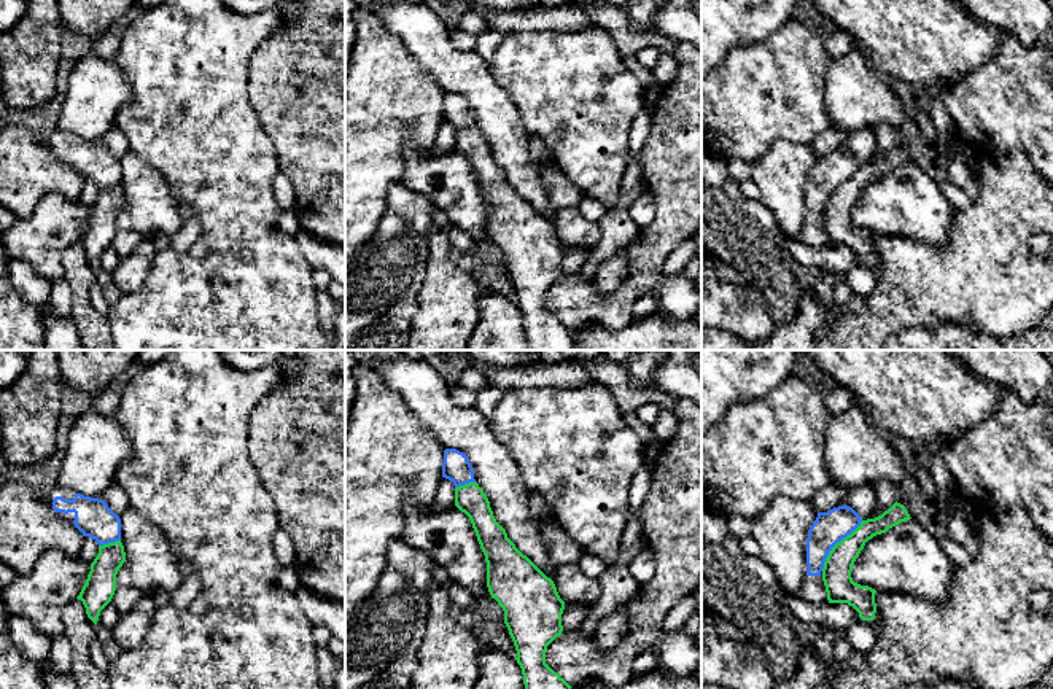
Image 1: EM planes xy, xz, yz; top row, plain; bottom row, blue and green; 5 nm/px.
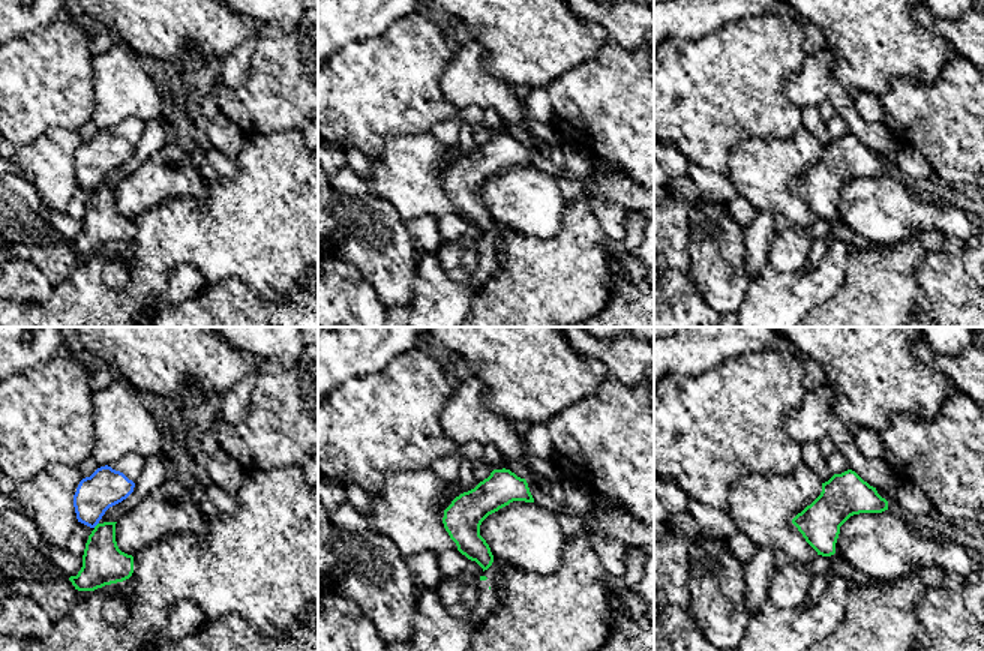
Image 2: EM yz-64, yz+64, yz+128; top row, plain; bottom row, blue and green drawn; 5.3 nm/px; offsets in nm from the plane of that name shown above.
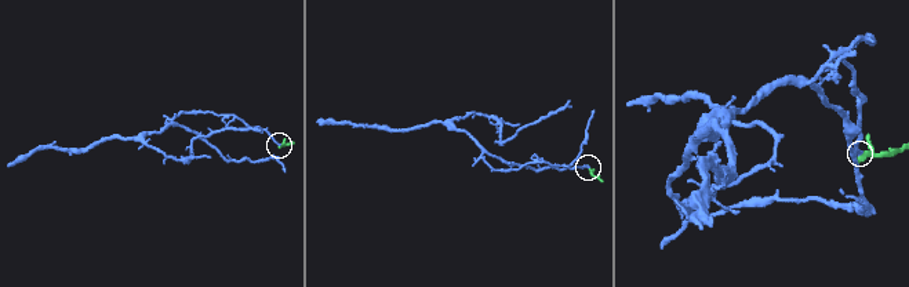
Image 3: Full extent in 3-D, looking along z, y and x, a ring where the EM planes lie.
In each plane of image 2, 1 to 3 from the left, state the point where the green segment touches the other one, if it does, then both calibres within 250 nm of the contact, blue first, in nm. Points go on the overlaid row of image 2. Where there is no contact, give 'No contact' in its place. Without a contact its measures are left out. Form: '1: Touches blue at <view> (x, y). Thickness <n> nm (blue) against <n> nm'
1: Touches blue at yz-64 (95, 525). Thickness 200 nm (blue) against 220 nm
2: No contact
3: No contact

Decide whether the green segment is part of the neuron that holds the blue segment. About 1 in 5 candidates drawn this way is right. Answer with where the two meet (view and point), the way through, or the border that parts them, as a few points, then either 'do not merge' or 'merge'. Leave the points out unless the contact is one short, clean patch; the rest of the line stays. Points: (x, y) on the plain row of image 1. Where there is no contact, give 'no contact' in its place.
yz (835, 186) | along yz (862, 164), (832, 191), (821, 214) | do not merge

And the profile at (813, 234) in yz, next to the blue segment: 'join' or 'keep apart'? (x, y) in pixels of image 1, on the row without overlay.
join

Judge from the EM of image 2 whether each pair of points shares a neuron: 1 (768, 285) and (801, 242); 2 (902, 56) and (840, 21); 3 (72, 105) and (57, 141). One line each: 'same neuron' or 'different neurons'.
1: different neurons
2: same neuron
3: different neurons

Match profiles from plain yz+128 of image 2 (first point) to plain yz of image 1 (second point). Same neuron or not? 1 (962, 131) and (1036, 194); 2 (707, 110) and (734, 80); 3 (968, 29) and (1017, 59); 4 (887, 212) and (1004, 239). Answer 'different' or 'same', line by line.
1: different
2: same
3: different
4: different

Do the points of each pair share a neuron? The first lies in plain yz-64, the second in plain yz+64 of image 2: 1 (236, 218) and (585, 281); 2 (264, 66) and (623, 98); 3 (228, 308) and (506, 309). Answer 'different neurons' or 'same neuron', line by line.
1: same neuron
2: same neuron
3: different neurons

